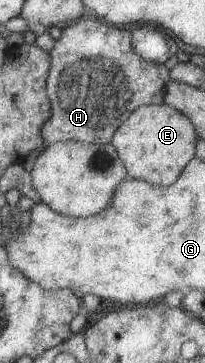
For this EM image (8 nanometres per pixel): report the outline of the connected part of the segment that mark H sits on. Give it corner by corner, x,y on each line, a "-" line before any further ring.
92,17
61,29
61,36
48,51
50,65
45,81
49,99
49,116
39,132
46,143
79,141
93,144
108,144
115,129
139,105
162,104
165,83
170,80
164,64
143,60
131,46
130,27
117,27
98,23

